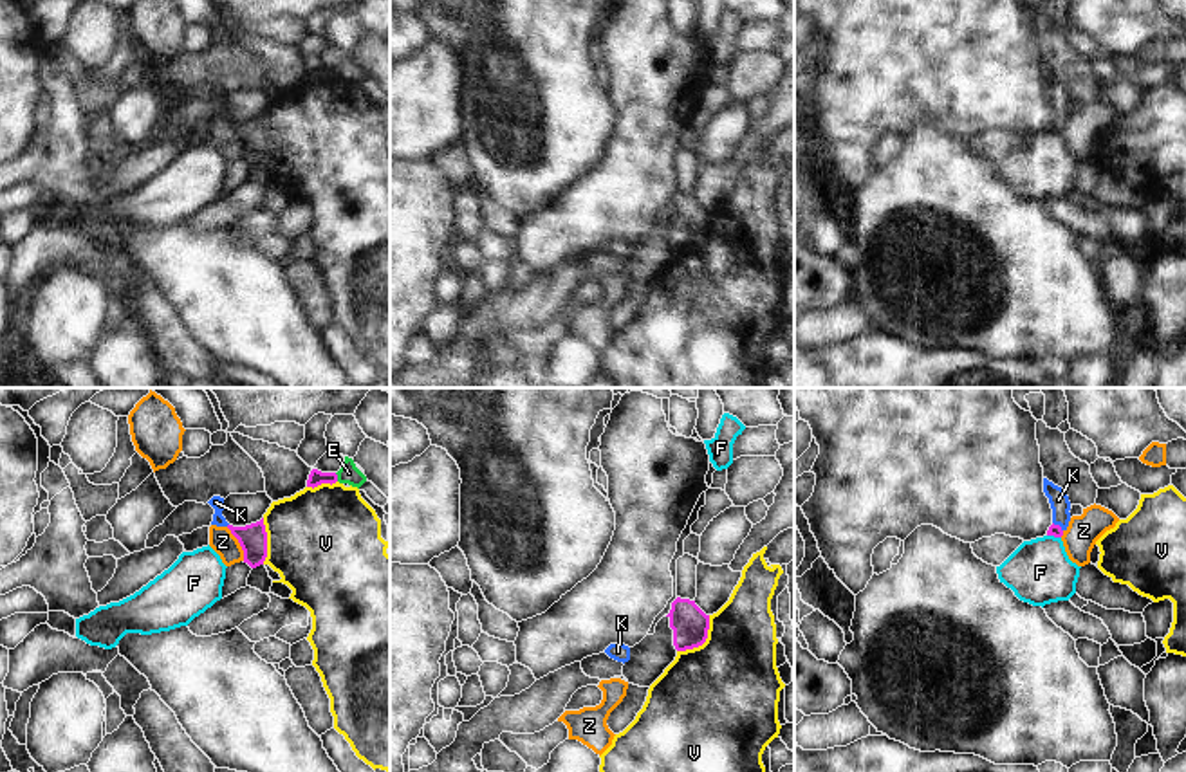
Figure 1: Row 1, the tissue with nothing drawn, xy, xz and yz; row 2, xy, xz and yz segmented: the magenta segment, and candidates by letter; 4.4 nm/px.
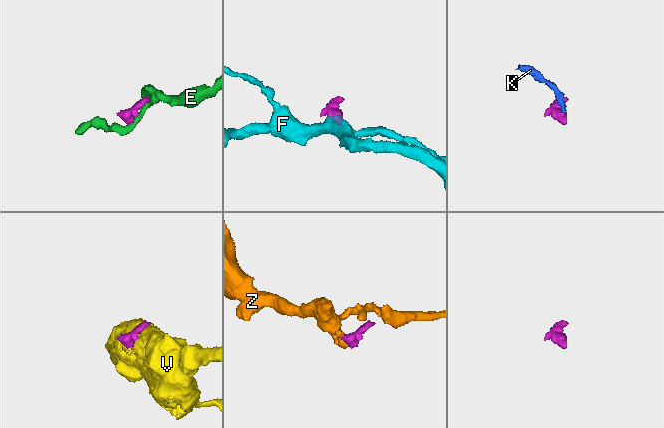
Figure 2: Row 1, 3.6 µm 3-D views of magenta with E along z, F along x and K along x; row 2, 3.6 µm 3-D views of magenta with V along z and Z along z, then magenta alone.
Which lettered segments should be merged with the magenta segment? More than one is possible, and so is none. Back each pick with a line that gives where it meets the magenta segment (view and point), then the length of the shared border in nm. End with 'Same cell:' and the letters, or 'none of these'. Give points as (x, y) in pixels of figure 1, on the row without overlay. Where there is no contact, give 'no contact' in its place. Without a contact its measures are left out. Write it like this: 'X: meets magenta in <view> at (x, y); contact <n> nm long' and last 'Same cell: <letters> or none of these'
K: meets magenta in yz at (1058, 121); contact 60 nm long
Same cell: K

